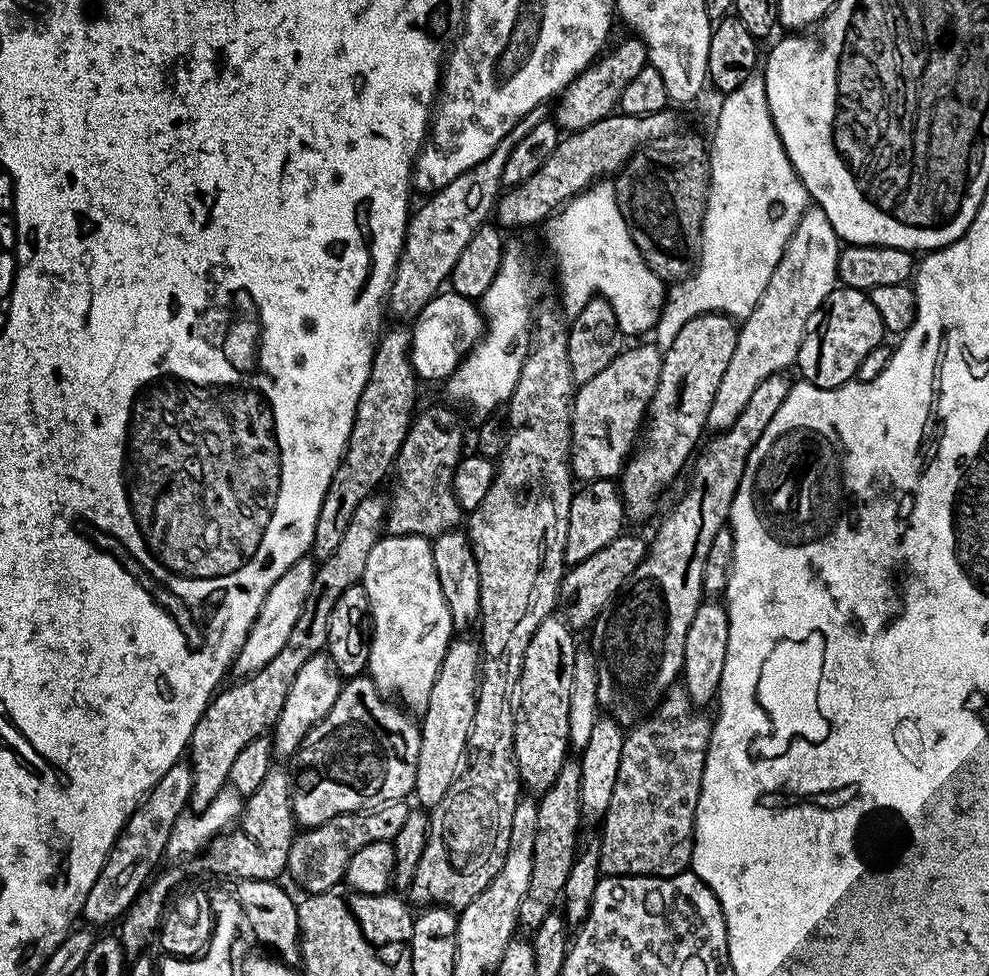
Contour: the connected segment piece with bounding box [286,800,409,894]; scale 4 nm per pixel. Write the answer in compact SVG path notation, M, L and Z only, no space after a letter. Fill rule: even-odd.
M395 800L367 812L347 812L330 818L330 822L303 829L290 846L287 875L292 875L308 894L337 887L345 879L350 858L354 858L362 846L370 842L392 841L396 837L398 829L406 822L408 809L404 800Z

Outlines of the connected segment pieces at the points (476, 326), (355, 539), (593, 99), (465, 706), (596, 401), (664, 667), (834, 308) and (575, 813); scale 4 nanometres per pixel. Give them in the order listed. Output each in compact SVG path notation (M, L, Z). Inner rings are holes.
M451 290L437 292L434 299L411 321L410 358L417 377L424 380L447 381L460 361L480 341L485 330L481 309L473 301L462 298L462 294Z
M380 494L367 496L358 502L354 515L350 517L346 535L334 554L316 564L314 582L310 582L310 594L306 594L302 614L298 614L298 622L294 622L294 630L290 630L286 646L282 646L282 650L278 650L278 654L274 654L266 666L240 678L237 684L229 683L221 687L212 697L202 718L198 718L198 726L194 726L190 745L191 811L206 810L206 806L210 806L210 802L225 791L234 758L238 758L246 742L254 742L254 738L265 735L275 725L278 714L282 714L282 706L286 706L286 694L290 694L290 686L294 686L294 677L302 670L302 665L327 649L326 629L330 626L334 605L338 603L338 598L342 598L345 590L363 581L370 550L374 550L376 543L382 539L387 519L388 500L380 497Z
M639 38L631 39L622 41L613 52L605 51L583 72L578 73L563 92L559 93L554 104L554 119L557 128L565 133L577 132L586 126L594 126L594 122L611 116L617 111L622 98L622 90L630 86L631 80L639 71L649 67L648 47Z
M453 639L442 658L442 666L430 690L430 702L419 721L420 739L416 750L414 800L425 810L435 808L455 782L468 751L468 735L474 722L476 687L480 684L480 646L475 639Z
M655 343L629 347L590 382L579 385L572 398L572 446L570 467L577 481L616 480L624 471L646 424L658 376L662 352Z
M777 374L758 382L758 388L754 390L754 394L750 394L750 402L746 402L746 410L738 414L729 428L713 435L716 437L709 442L708 449L699 453L700 461L692 472L692 481L689 482L684 497L661 522L656 537L651 537L644 561L590 626L590 651L596 658L598 670L598 704L601 709L615 716L621 725L631 726L637 723L646 710L651 710L660 703L664 693L677 683L681 675L686 650L686 630L690 630L694 610L698 610L702 602L702 562L706 562L706 553L710 550L710 542L714 542L714 534L718 534L718 530L729 523L734 494L742 484L742 474L746 470L746 462L750 460L750 450L754 450L766 426L770 426L770 418L778 414L782 402L788 400L790 380L786 377L787 375Z
M837 288L806 322L802 346L796 355L795 367L805 381L822 390L834 390L855 377L862 358L885 339L886 329L871 295L857 288Z
M569 758L564 761L562 770L558 770L558 778L554 778L554 782L550 782L550 786L538 796L538 826L534 834L534 850L532 851L534 862L530 865L530 886L526 886L522 906L518 906L520 915L518 924L521 929L535 930L538 926L542 926L542 921L550 913L557 911L561 903L566 877L570 874L570 866L574 866L578 833L581 831L581 798L580 761Z

